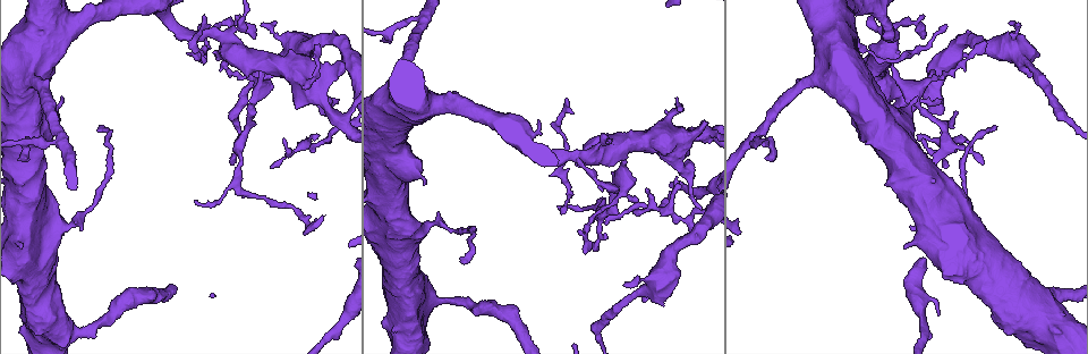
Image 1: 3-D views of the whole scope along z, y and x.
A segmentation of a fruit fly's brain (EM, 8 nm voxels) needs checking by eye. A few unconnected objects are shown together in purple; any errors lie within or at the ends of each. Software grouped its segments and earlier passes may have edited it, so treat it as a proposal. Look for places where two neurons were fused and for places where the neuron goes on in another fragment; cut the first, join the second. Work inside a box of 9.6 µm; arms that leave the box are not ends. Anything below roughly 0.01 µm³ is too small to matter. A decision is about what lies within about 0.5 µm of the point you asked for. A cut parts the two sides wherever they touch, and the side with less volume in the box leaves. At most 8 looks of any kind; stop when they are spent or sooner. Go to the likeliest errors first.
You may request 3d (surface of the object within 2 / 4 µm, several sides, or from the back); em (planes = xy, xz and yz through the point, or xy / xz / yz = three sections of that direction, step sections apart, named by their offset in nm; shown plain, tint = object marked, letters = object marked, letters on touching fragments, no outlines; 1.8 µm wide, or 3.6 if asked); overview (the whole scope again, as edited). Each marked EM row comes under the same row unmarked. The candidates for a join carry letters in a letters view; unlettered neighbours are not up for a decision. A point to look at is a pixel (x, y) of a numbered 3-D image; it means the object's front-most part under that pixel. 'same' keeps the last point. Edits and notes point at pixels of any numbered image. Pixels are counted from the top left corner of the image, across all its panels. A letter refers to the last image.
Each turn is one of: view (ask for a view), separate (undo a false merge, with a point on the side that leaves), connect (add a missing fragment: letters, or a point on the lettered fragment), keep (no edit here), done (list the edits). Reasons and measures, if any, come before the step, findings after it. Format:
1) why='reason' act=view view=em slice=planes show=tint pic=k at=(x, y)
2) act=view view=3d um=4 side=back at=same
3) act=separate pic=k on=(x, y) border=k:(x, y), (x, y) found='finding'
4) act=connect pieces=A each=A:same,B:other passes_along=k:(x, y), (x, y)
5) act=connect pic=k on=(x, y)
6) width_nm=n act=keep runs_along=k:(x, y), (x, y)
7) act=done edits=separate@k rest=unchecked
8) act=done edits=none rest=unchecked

why='two arms in line, one across' act=view view=3d um=2 pic=1 at=(261, 91)

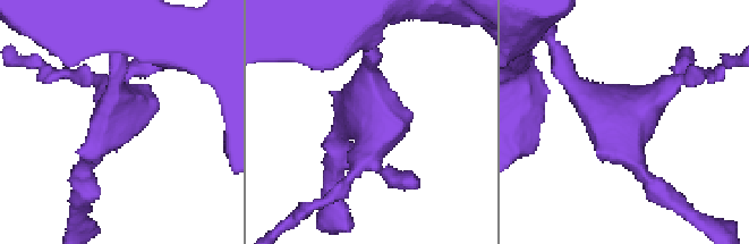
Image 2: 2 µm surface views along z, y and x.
why='need the tissue' act=view view=em slice=planes show=letters pic=2 at=(367, 109)

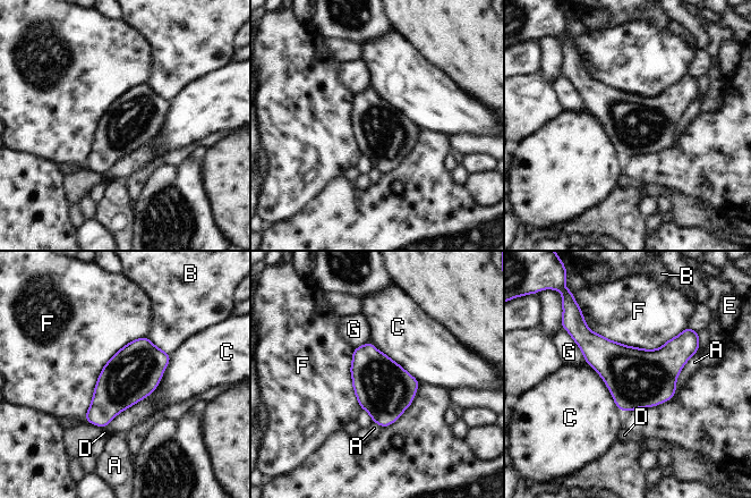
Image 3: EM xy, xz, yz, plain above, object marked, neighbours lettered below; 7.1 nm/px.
width_nm=380 act=keep each=A:other,B:other,C:other,D:other,E:other,F:other,G:other border=3:(583, 314), (650, 349), (687, 327) found='all the same neuron'

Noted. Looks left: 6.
why='thin end' act=view view=3d um=4 pic=1 at=(986, 42)

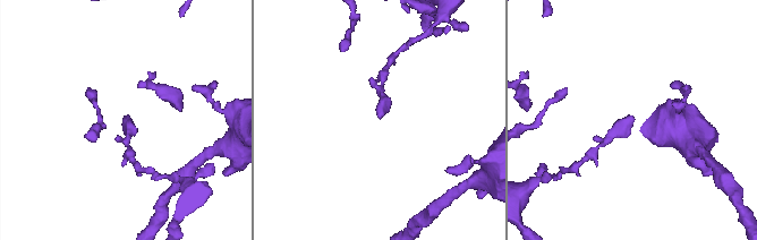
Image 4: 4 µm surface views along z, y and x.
why='need the tissue' act=view view=em slice=planes show=letters pic=4 at=(127, 117)

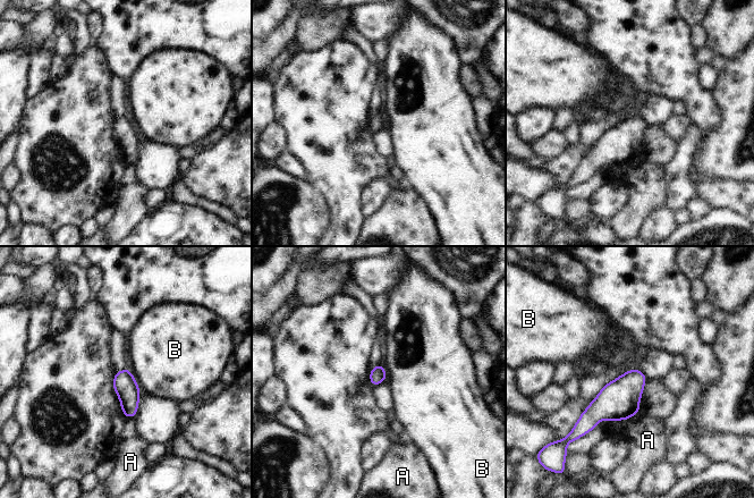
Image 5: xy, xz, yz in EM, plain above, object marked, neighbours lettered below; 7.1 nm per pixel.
width_nm=110 act=keep each=A:other,B:other border=5:(128, 368), (138, 386) found='none of them fits'

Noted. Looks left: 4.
act=view view=em um=3.6 slice=yz step=16 show=letters pic=1 at=(461, 263)

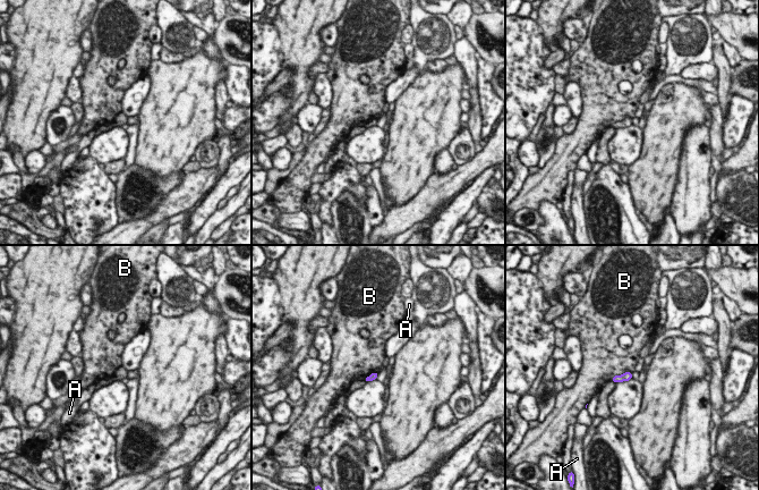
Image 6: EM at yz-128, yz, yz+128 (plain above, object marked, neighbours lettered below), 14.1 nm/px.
longest_contact=B:120nm act=keep each=A:other,B:other border=6:(617, 374), (611, 378) found='none of them fits'

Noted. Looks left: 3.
act=done edits=none rest=unchecked

